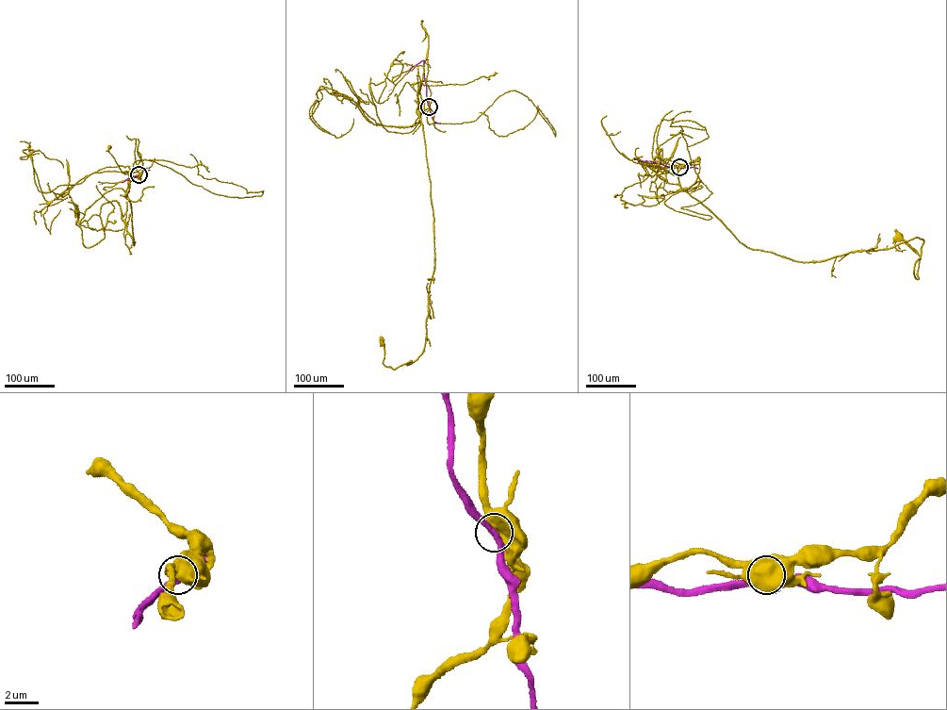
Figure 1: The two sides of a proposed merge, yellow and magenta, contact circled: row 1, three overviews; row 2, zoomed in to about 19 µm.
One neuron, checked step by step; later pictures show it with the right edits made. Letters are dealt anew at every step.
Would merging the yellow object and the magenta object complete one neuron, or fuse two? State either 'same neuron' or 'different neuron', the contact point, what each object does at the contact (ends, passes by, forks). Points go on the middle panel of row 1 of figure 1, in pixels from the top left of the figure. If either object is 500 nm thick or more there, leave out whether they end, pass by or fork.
different neuron; at (429, 107)

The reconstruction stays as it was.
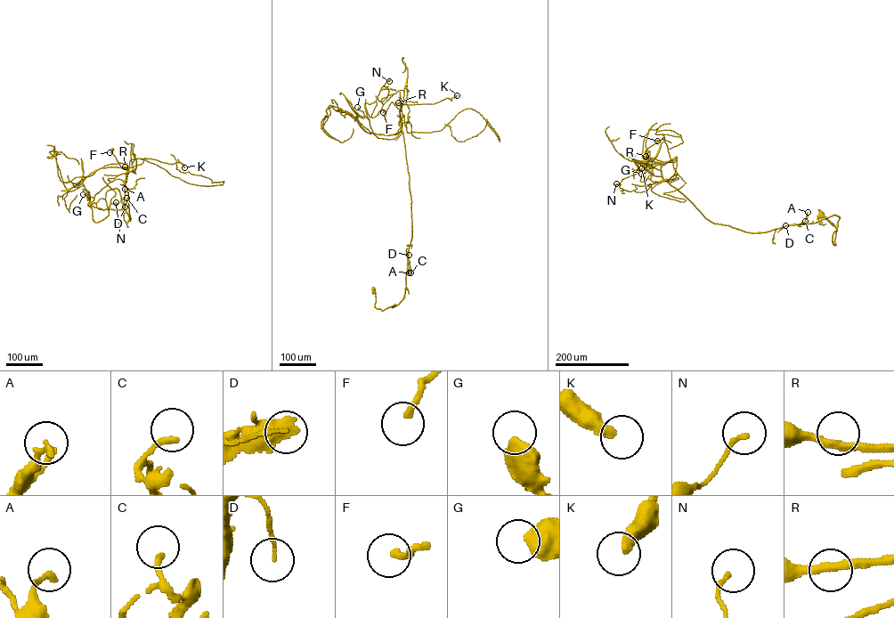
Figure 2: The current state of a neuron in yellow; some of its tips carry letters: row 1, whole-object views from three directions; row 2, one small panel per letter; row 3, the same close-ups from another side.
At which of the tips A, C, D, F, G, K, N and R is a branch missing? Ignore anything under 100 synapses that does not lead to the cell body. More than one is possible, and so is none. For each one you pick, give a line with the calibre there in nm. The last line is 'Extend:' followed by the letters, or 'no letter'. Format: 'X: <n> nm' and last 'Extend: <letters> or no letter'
Extend: no letter

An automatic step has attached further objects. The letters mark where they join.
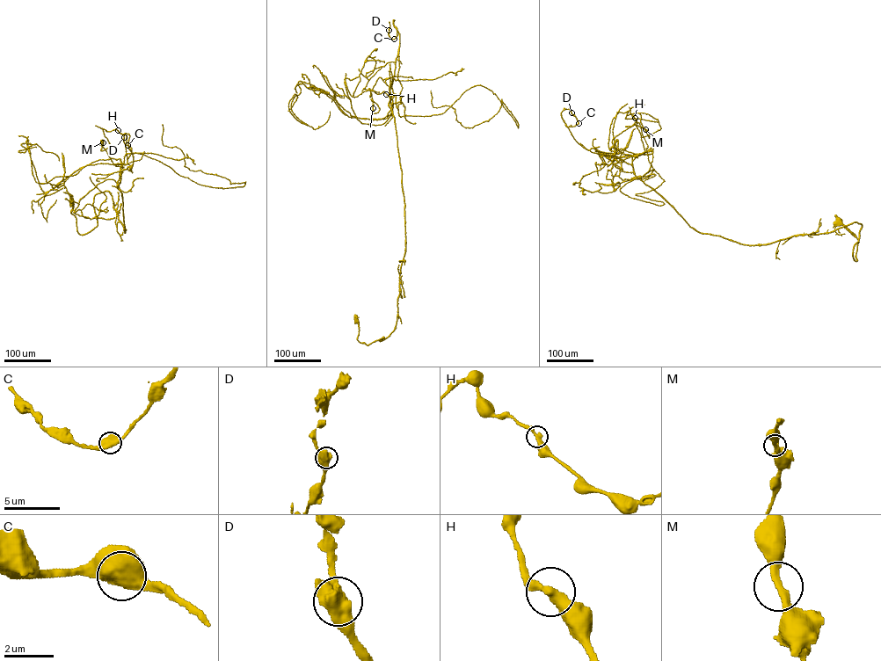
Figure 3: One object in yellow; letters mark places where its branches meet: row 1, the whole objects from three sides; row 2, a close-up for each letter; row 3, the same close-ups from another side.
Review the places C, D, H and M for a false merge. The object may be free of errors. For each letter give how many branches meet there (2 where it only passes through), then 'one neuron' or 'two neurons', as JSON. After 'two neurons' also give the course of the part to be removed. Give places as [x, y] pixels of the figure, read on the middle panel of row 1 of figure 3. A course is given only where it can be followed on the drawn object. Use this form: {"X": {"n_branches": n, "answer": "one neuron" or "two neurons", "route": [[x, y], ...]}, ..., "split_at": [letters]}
{"C": {"n_branches": 2, "answer": "one neuron"}, "D": {"n_branches": 2, "answer": "one neuron"}, "H": {"n_branches": 2, "answer": "one neuron"}, "M": {"n_branches": 2, "answer": "one neuron"}, "split_at": []}

